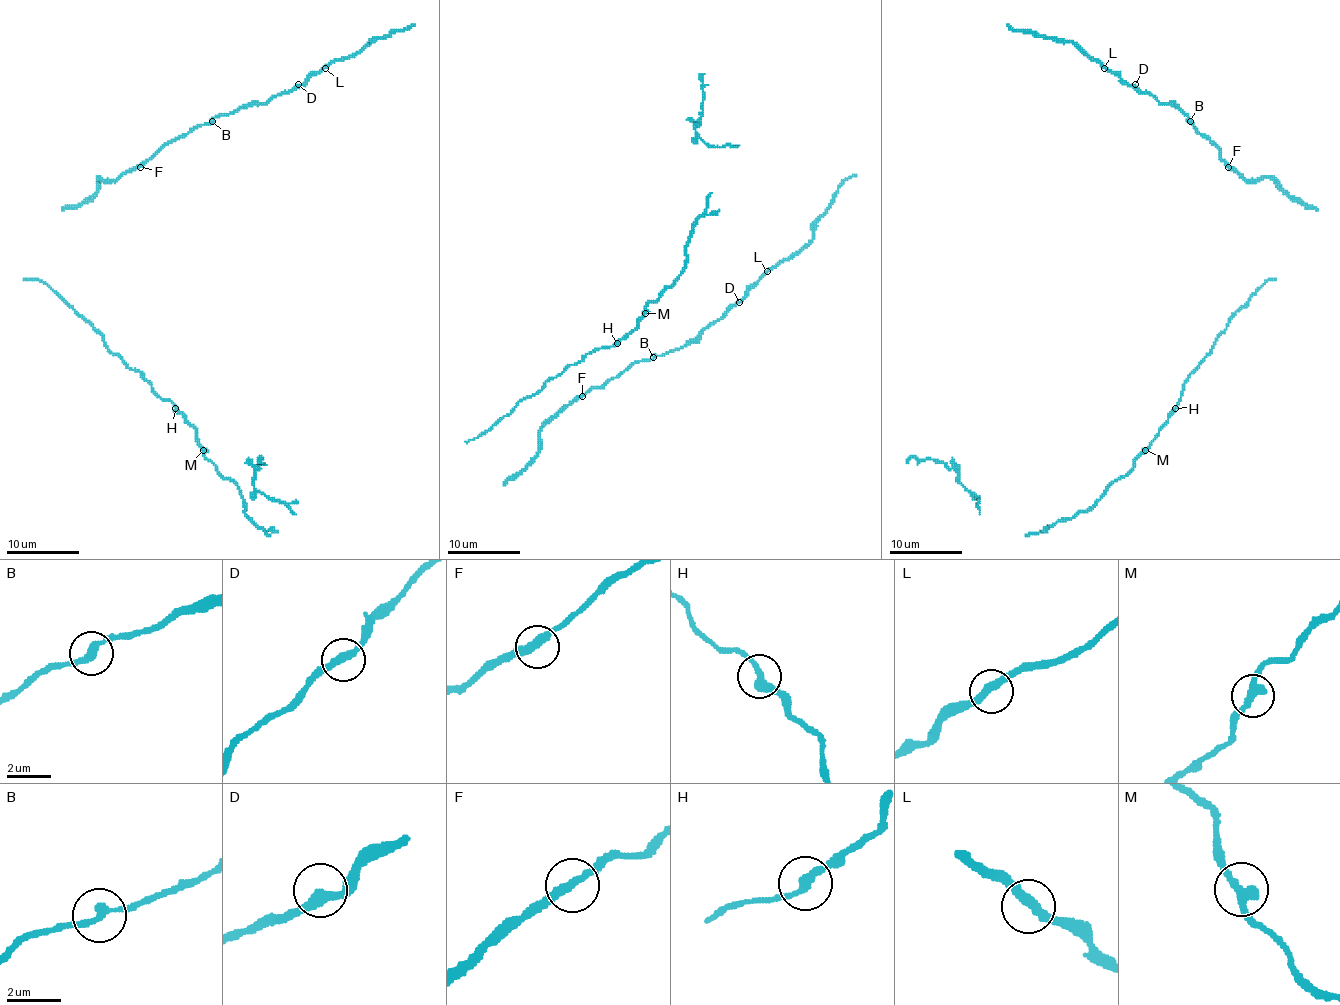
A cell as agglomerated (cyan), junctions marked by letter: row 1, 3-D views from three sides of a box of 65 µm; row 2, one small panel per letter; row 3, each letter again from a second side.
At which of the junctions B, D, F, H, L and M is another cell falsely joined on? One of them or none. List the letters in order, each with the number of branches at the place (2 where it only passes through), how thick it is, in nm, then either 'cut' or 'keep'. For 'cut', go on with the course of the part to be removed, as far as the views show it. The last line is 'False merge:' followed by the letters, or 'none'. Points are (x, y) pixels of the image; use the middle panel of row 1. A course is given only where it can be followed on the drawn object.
B: 2 branches meet; 320 nm thick; keep
D: 2 branches meet; 340 nm thick; keep
F: 2 branches meet; 360 nm thick; keep
H: 2 branches meet; 320 nm thick; keep
L: 2 branches meet; 320 nm thick; keep
M: 2 branches meet; 360 nm thick; keep
False merge: none

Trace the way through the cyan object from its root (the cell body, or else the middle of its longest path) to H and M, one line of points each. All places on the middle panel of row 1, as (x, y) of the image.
H: (479, 436), (565, 368), (578, 363), (587, 354), (609, 348), (617, 343)
M: (479, 436), (587, 354), (617, 344), (644, 313)

